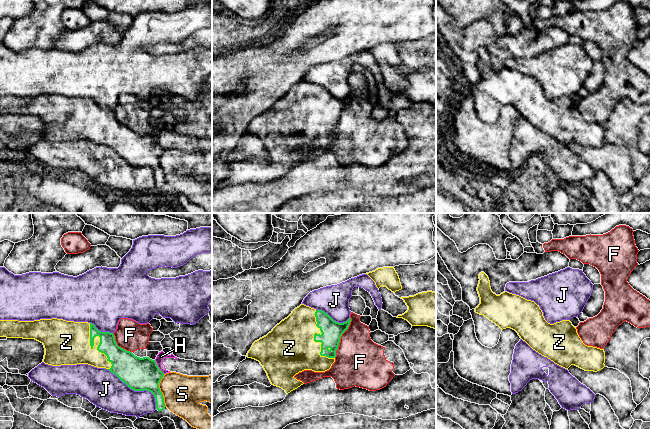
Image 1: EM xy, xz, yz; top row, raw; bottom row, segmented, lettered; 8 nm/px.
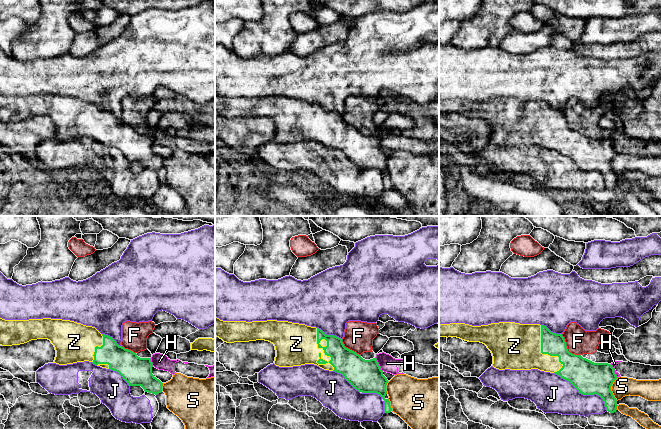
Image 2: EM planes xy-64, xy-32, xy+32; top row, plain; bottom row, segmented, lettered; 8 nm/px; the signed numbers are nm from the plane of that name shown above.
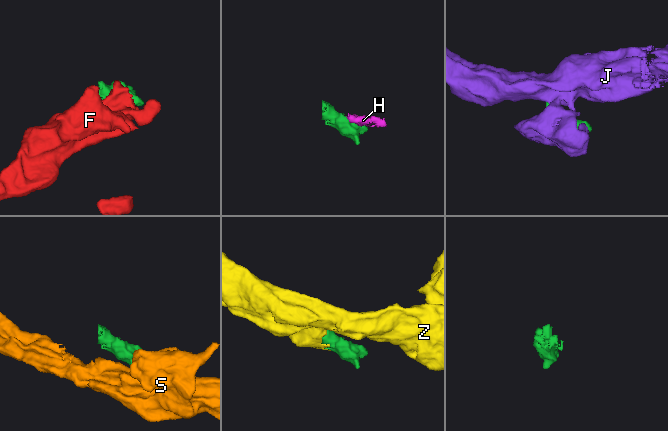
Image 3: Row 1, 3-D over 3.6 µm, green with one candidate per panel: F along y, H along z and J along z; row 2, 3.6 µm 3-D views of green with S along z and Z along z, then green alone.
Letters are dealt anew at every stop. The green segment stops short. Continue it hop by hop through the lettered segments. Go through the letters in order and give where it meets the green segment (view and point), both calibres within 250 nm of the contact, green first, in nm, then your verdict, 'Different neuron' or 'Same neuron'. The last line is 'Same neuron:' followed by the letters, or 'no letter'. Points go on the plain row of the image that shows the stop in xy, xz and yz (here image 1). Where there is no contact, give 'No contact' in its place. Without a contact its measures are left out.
F: Touches green at xz (340, 113). Thickness 160 nm (green) against 380 nm. Different neuron
H: Touches green at xy (158, 143). Thickness 260 nm (green) against 70 nm. Different neuron
J: Touches green at xy (135, 166). Thickness 260 nm (green) against 300 nm. Different neuron
S: Touches green at xy (159, 166). Thickness 260 nm (green) against 300 nm. Different neuron
Z: Touches green at xy (98, 111). Thickness 160 nm (green) against 360 nm. Same neuron
Same neuron: Z

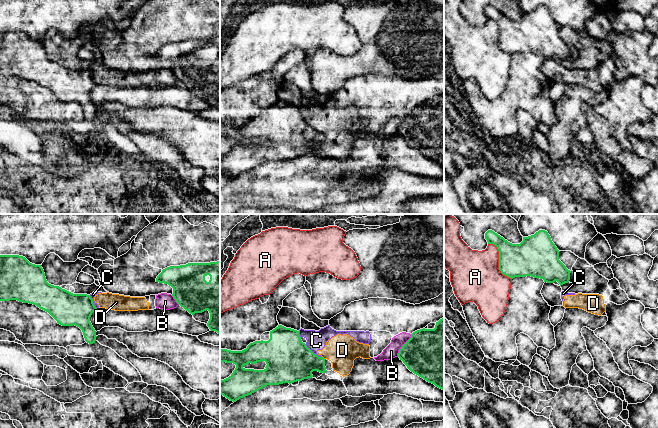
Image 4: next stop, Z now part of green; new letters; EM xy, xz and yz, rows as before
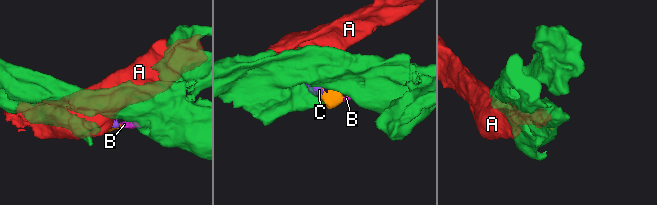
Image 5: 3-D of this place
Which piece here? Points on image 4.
A: Touches green at yz (499, 37). Thickness 280 nm (green) against 400 nm. Different neuron
B: Touches green at xz (403, 121). Thickness 420 nm (green) against 110 nm. Different neuron
C: Touches green at xz (312, 128). Thickness 360 nm (green) against 160 nm. Different neuron
D: Touches green at xz (323, 134). Thickness 320 nm (green) against 240 nm. Different neuron
Same neuron: no letter

